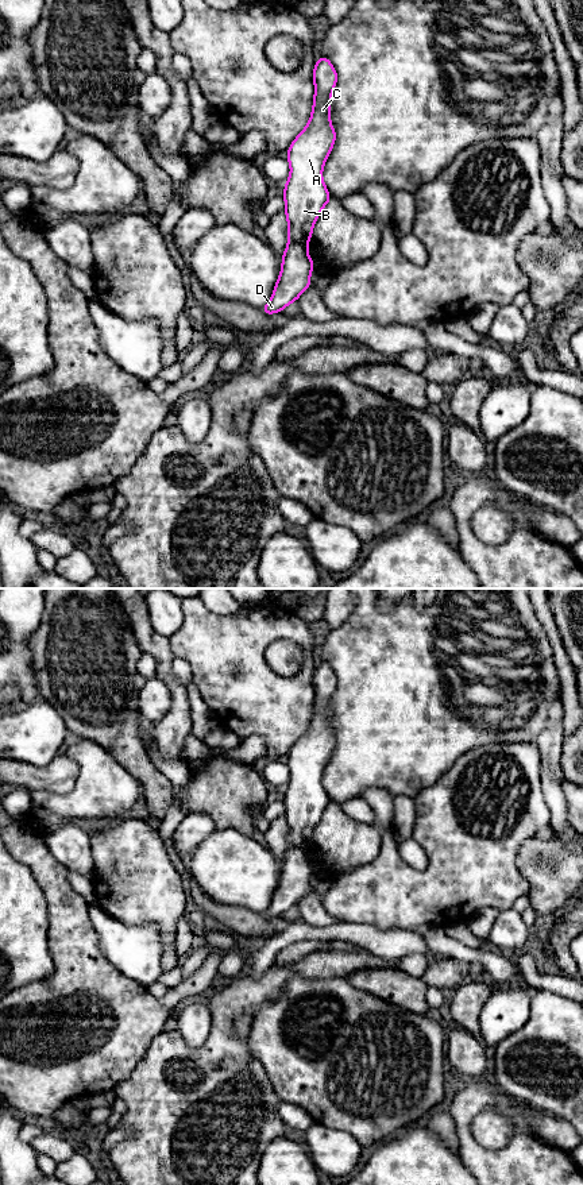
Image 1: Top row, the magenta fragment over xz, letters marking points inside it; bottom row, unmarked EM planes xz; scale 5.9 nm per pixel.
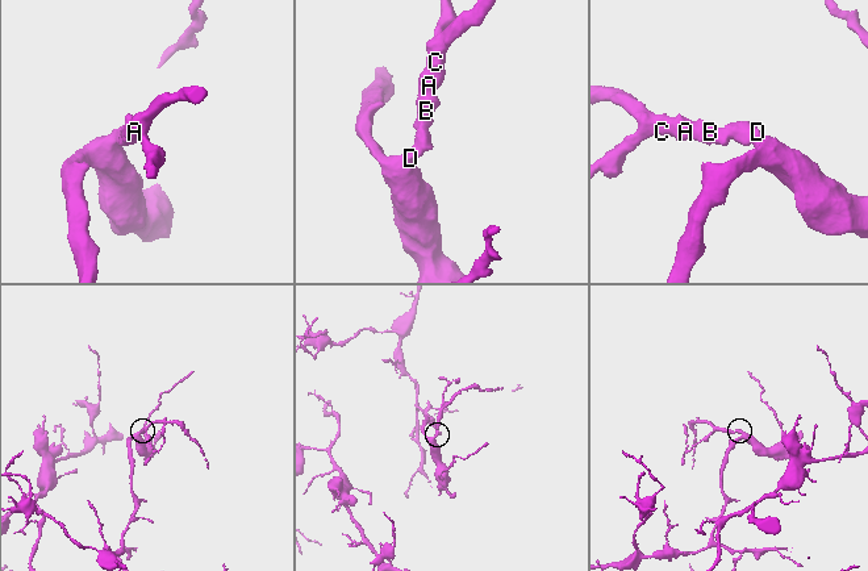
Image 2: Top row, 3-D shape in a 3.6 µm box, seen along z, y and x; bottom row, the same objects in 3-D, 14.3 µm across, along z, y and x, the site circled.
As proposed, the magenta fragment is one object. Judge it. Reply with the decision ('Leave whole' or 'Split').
Split

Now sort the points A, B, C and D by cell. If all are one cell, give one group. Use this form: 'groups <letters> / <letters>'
groups A B C / D

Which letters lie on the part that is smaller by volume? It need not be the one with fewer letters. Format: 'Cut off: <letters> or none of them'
Cut off: A, B, C

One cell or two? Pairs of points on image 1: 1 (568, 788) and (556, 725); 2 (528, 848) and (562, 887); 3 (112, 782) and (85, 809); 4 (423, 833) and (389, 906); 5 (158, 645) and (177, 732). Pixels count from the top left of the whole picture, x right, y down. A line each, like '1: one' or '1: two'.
1: two
2: one
3: one
4: one
5: one

